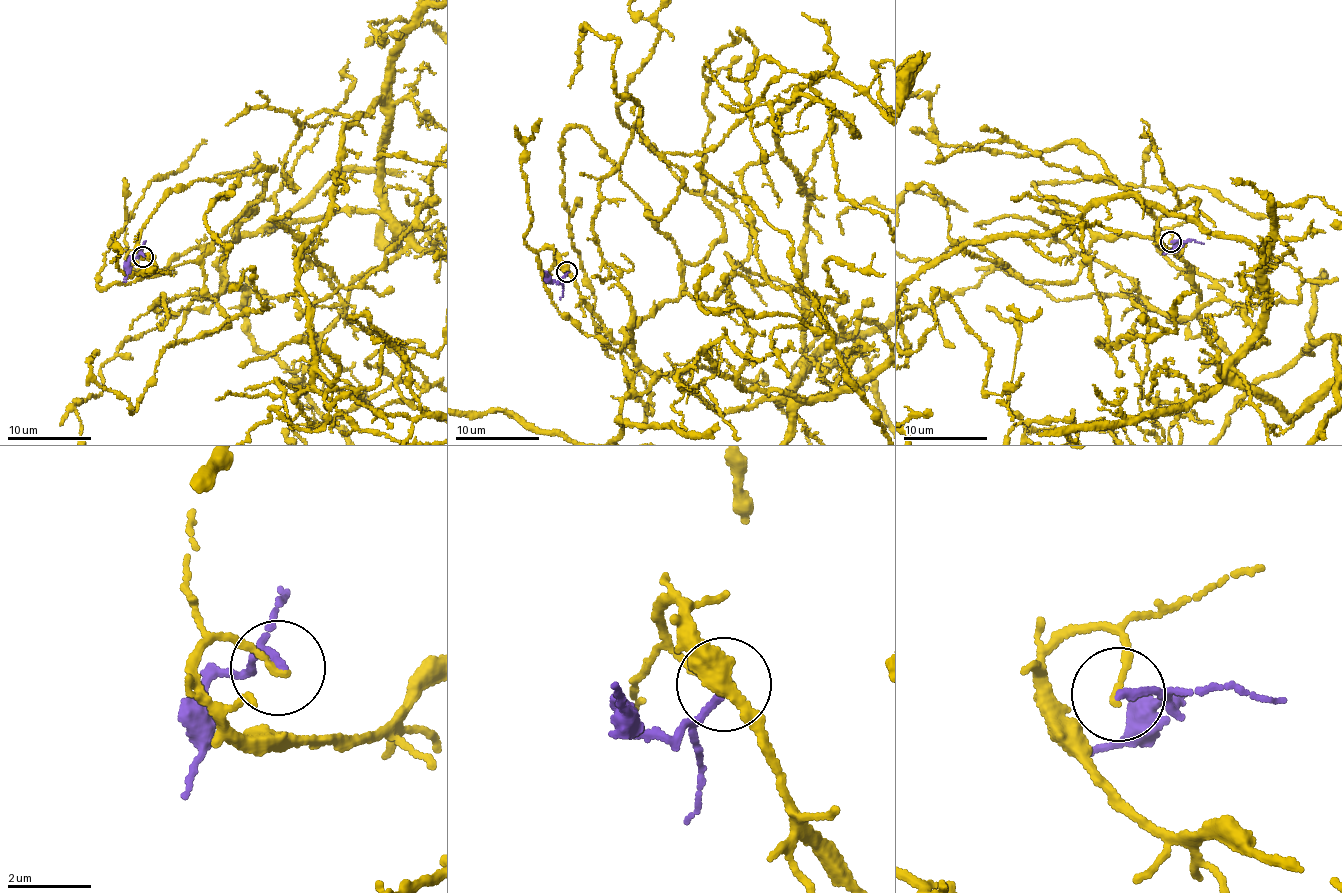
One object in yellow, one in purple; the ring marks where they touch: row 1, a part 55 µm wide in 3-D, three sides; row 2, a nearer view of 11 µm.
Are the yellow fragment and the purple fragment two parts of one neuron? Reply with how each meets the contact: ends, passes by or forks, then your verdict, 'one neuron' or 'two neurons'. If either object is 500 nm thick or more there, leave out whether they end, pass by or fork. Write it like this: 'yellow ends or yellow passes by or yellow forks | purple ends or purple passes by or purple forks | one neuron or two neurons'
yellow ends | purple ends | two neurons

